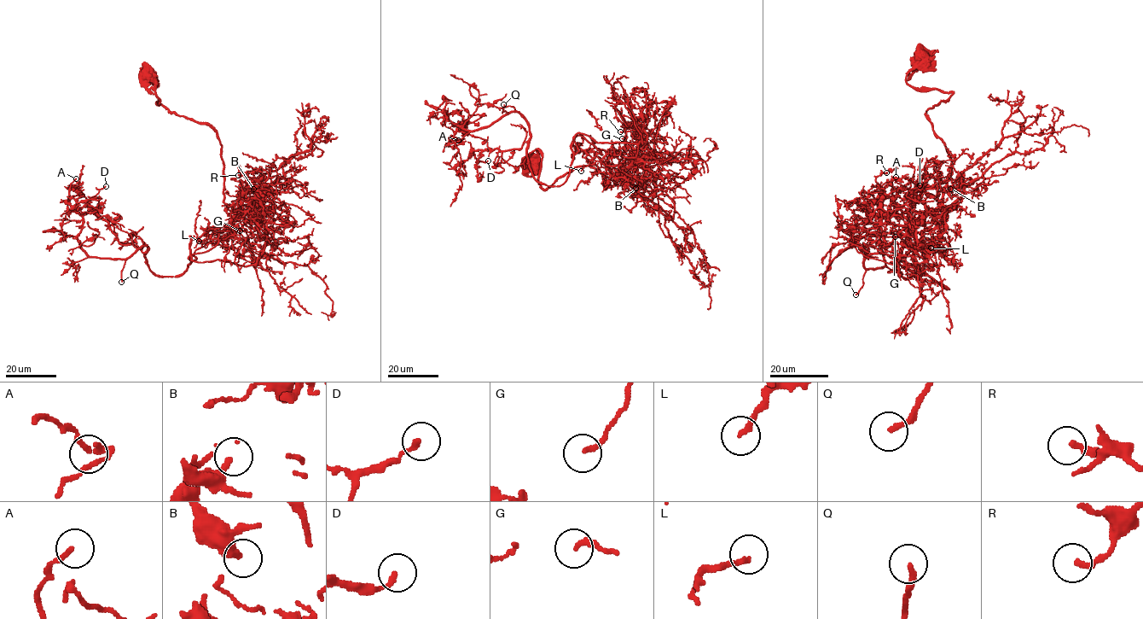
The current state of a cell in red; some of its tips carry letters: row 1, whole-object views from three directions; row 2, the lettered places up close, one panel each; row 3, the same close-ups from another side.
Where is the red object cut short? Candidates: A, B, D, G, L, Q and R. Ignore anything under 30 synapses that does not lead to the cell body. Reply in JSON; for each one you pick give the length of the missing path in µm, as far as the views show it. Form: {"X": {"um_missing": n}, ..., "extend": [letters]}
{"Q": {"um_missing": 30}, "extend": ["Q"]}

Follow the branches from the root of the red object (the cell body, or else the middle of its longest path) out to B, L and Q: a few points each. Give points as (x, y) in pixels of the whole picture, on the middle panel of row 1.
B: (530, 161), (537, 148), (544, 189), (588, 166), (606, 189), (608, 156), (619, 153), (635, 188)
L: (530, 161), (537, 148), (544, 189), (580, 166), (606, 189), (606, 177), (619, 175), (599, 161), (581, 171)
Q: (530, 161), (544, 189), (619, 175), (572, 143), (566, 180), (540, 183), (503, 104)

